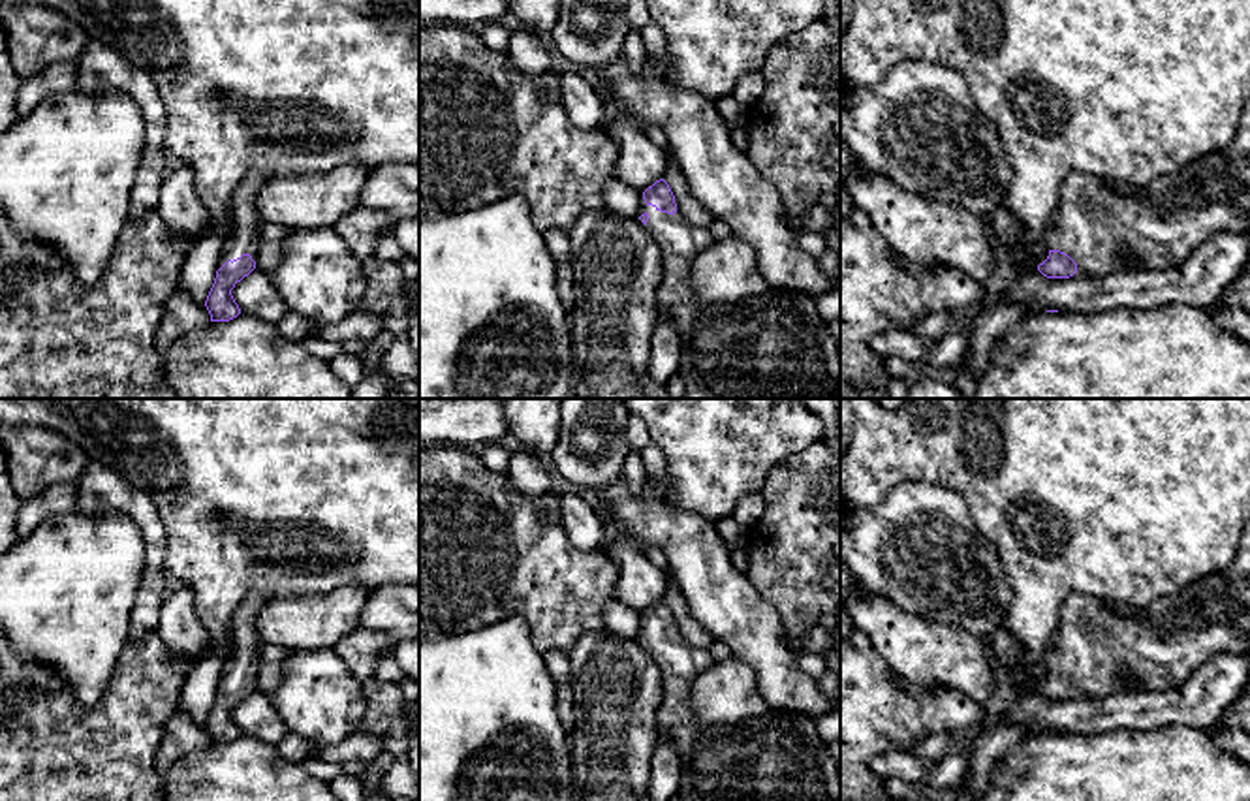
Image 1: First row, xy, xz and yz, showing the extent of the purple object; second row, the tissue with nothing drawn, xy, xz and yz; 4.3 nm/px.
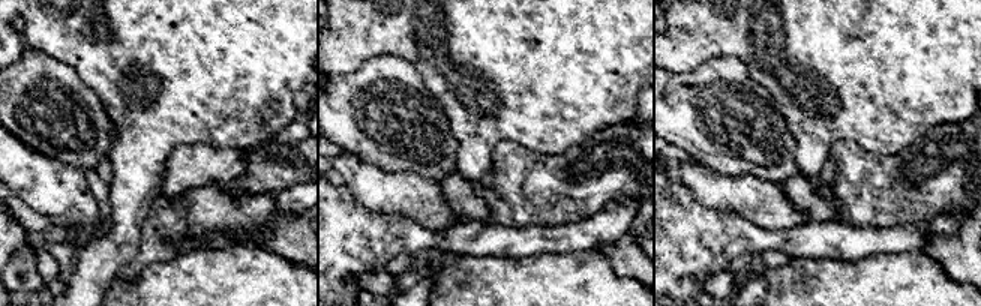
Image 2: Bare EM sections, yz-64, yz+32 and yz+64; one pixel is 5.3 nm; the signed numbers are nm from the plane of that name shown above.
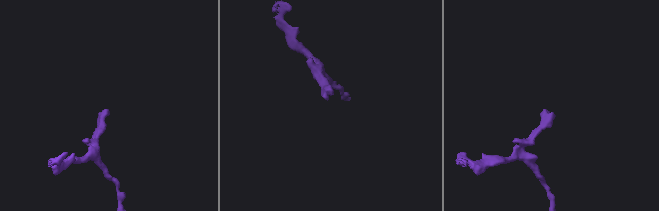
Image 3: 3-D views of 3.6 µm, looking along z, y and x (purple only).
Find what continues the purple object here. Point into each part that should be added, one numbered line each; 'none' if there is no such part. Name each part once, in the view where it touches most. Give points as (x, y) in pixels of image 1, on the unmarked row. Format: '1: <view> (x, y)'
1: yz (1102, 651)

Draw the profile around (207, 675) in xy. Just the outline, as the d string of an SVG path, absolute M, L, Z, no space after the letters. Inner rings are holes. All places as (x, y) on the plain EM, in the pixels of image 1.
M229 647L207 652L194 662L182 683L179 709L186 711L197 724L205 726L216 692L229 681L226 669L229 652Z

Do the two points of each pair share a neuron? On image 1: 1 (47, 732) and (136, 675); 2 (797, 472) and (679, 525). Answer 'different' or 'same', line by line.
1: same
2: different

